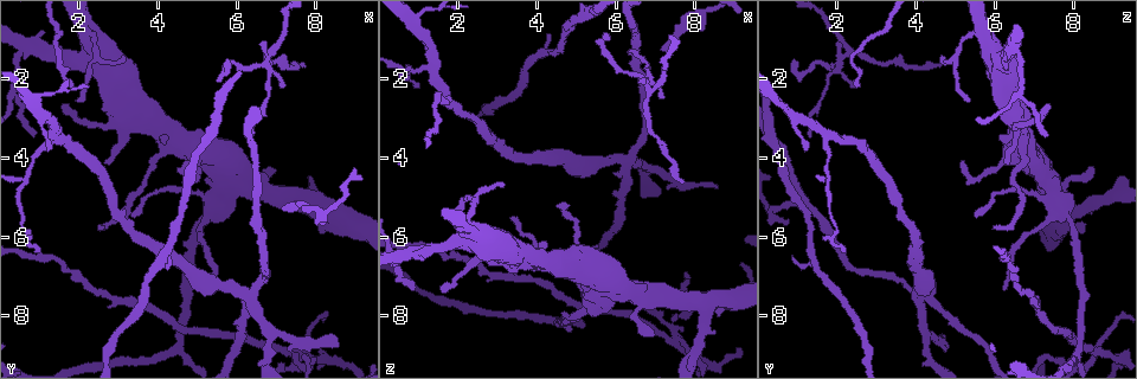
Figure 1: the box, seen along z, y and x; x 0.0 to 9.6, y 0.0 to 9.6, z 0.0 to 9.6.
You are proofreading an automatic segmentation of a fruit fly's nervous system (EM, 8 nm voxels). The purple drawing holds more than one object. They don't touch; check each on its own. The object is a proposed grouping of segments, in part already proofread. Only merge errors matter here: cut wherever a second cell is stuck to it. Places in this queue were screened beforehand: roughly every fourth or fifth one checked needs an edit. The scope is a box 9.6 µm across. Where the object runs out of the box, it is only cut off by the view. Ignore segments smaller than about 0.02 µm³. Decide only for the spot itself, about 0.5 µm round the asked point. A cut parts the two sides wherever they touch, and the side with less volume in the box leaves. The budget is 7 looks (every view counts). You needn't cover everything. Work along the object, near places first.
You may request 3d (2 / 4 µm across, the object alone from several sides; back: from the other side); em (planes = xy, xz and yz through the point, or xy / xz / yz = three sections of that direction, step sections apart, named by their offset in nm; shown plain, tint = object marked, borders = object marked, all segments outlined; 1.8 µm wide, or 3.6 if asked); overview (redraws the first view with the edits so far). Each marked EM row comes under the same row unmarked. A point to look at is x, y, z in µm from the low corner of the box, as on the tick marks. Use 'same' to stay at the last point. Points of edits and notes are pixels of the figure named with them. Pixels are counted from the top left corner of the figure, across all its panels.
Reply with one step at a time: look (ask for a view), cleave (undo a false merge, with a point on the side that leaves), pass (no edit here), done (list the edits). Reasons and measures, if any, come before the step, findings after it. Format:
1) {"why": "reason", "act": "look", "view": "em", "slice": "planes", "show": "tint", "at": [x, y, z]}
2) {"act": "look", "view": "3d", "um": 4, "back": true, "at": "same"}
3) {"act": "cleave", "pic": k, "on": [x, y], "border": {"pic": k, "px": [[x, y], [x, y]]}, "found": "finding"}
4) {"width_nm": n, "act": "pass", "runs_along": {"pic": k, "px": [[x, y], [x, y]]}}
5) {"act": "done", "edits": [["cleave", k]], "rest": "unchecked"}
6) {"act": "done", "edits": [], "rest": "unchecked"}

{"why": "three-way junction", "act": "look", "view": "3d", "um": 2, "at": [7.50, 8.90, 8.75]}

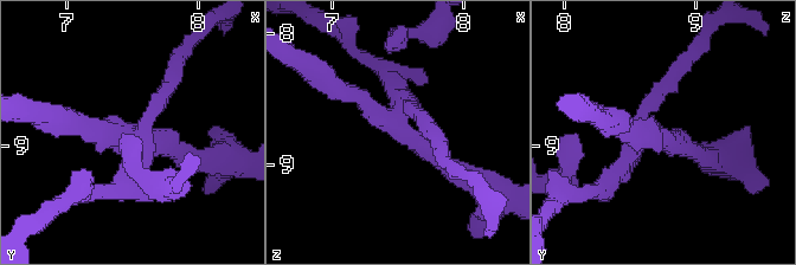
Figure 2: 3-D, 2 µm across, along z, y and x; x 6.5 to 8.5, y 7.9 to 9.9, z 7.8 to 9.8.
{"act": "look", "view": "em", "slice": "planes", "show": "tint", "at": [7.50, 8.94, 8.72]}

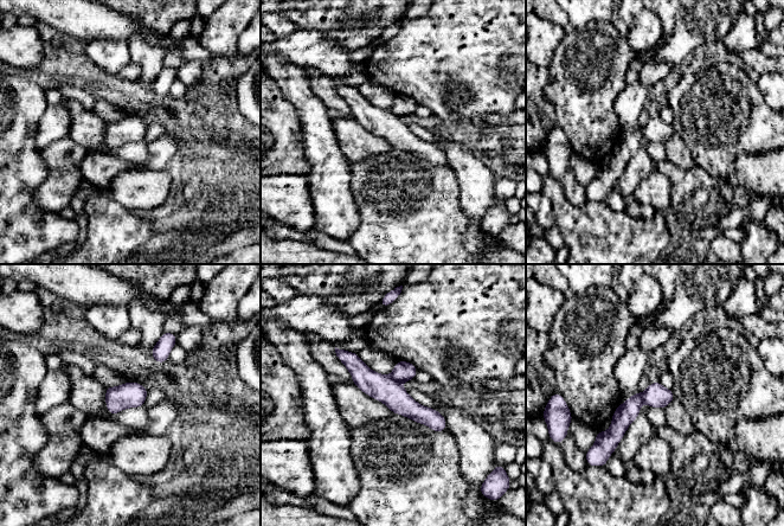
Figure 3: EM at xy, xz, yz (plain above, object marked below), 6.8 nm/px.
{"act": "cleave", "pic": 3, "on": [381, 387], "part_leaving": {"pic": 3, "px": [[339, 352], [373, 384], [443, 427]]}, "found": "two cells meet here"}

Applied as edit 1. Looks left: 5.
{"why": "redraw", "act": "look", "view": "overview"}

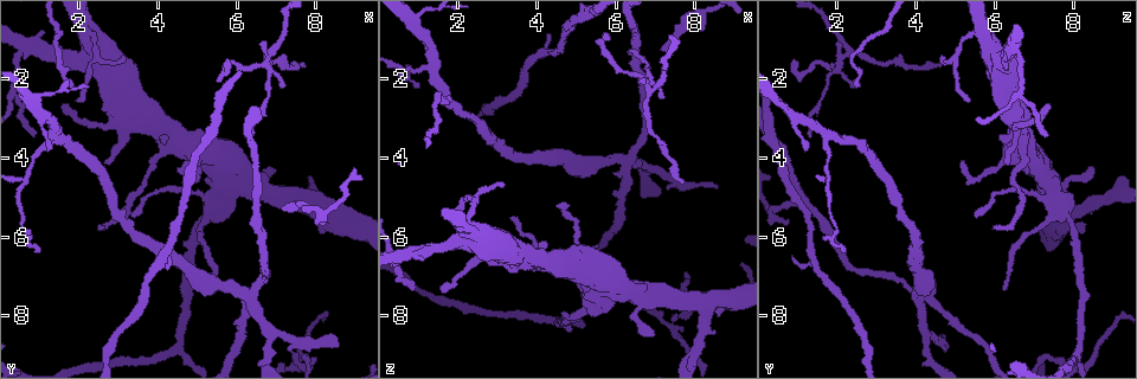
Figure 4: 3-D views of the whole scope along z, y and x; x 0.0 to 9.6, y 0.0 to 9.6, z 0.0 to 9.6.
{"why": "sharp bend", "act": "look", "view": "em", "slice": "planes", "show": "borders", "at": [6.30, 7.45, 4.05]}

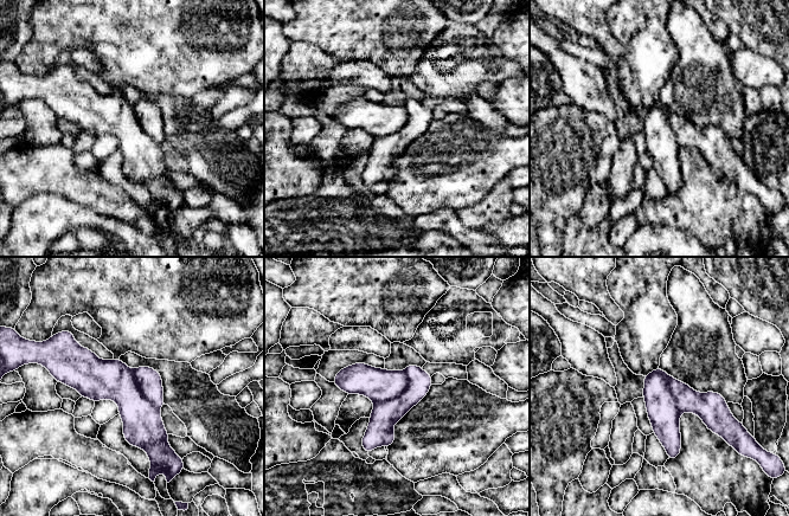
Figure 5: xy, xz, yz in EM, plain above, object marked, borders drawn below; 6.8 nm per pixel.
{"width_nm": 300, "act": "cleave", "pic": 5, "on": [384, 415], "border": {"pic": 5, "px": [[404, 372], [406, 388], [374, 404]]}, "found": "two cells meet here"}

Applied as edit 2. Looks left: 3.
{"act": "look", "view": "overview"}

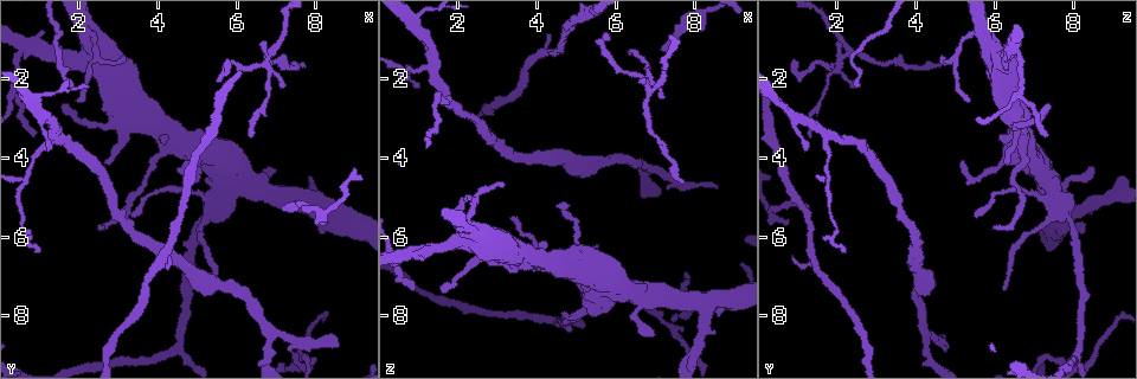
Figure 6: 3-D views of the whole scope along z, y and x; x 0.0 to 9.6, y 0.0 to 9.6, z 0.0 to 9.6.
{"why": "two arms in line, one across", "act": "look", "view": "3d", "um": 2, "at": [2.25, 0.90, 5.55]}

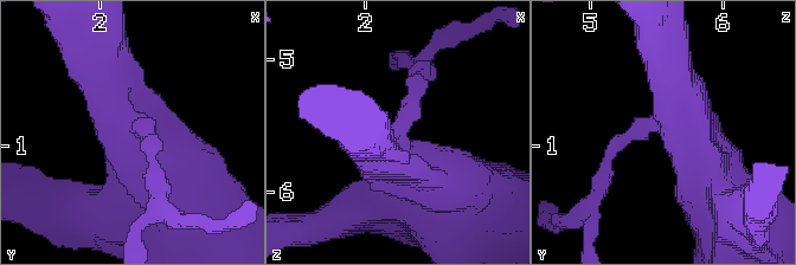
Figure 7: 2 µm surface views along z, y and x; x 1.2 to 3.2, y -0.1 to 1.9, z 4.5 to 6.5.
{"why": "shape alone is not enough", "act": "look", "view": "em", "slice": "yz", "step": 4, "show": "tint", "at": [2.24, 0.82, 5.56]}

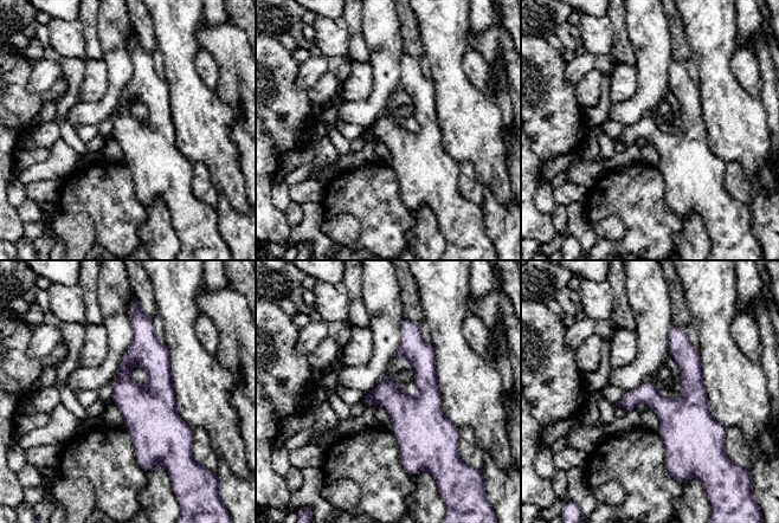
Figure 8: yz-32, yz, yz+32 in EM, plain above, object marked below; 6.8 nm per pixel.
{"act": "pass", "runs_along": {"pic": 8, "px": [[136, 323], [154, 359], [145, 460]]}, "found": "continuous, no second cell"}

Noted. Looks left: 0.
{"act": "done", "edits": [["cleave", 3], ["cleave", 5]], "rest": "unchecked"}

